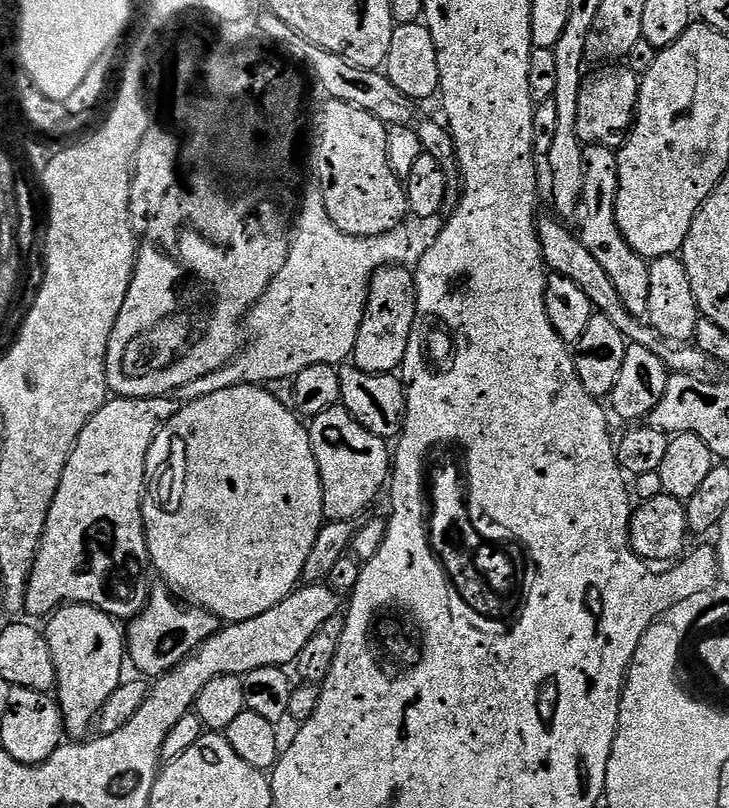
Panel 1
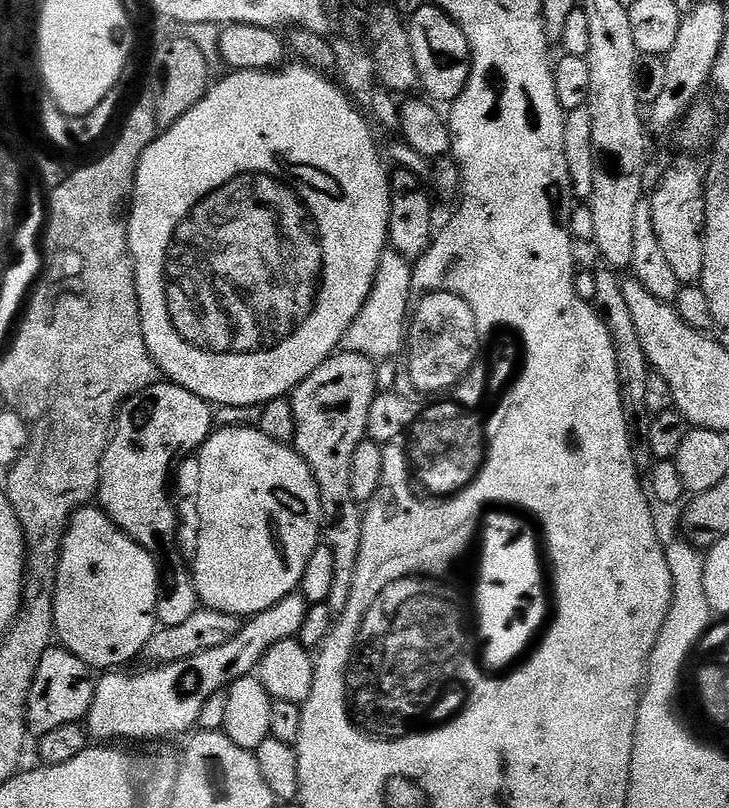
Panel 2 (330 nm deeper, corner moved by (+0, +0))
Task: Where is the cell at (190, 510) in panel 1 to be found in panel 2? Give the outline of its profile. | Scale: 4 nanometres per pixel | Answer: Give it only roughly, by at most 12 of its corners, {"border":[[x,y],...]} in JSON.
{"border":[[259,427],[200,447],[203,607],[295,593],[322,543],[295,447]]}

